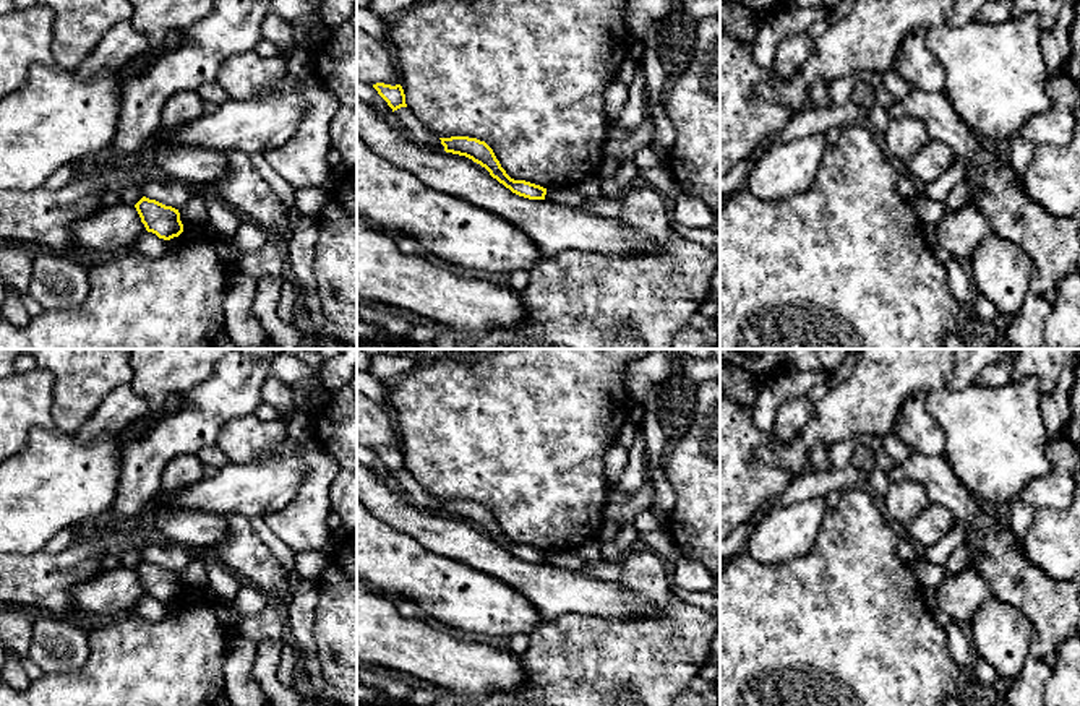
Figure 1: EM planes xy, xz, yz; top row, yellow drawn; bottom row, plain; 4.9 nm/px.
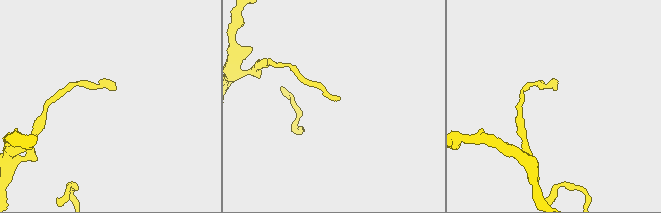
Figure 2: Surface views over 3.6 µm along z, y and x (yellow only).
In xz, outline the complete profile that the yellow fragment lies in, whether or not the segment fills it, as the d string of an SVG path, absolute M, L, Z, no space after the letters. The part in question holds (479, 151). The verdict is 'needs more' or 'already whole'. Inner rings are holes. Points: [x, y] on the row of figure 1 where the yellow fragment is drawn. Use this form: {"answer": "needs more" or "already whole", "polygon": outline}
{"answer": "already whole", "polygon": "M451 136L439 138L446 153L465 156L474 162L485 167L493 179L509 188L512 193L529 198L529 200L545 200L546 188L525 182L511 179L506 170L501 167L493 149L477 138L469 136Z"}

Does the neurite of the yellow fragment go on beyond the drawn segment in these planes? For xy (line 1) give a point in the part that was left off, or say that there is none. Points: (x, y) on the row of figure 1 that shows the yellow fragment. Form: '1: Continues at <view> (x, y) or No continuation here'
1: No continuation here

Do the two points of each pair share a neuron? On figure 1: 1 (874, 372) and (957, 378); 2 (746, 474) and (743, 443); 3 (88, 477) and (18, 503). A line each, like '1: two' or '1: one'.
1: two
2: one
3: one

